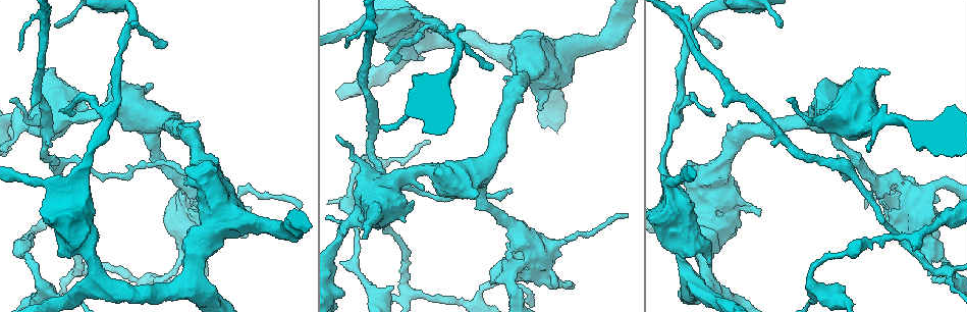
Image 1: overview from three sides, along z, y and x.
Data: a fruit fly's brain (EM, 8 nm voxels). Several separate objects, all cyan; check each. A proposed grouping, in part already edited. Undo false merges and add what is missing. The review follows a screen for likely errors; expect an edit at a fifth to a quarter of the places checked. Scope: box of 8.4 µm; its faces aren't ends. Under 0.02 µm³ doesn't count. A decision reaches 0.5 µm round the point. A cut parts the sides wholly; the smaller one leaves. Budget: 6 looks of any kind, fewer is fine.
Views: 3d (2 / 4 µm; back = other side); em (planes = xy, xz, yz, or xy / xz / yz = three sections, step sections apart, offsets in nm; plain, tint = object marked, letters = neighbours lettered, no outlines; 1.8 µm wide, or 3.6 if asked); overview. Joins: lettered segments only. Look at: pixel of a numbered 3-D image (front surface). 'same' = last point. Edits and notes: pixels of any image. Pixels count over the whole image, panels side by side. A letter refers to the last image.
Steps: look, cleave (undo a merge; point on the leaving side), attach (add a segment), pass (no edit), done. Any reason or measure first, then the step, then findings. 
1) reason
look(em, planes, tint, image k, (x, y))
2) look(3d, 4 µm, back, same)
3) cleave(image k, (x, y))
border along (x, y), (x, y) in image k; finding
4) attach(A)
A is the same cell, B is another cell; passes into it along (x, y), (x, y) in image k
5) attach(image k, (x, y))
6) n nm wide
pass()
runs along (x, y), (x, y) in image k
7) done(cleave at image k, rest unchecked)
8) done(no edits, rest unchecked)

look(3d, 2 µm, image 1, (944, 271))

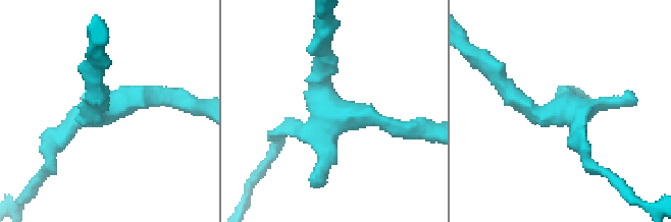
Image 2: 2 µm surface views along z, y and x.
look(em, xy, step 4, tint, image 2, (560, 109))

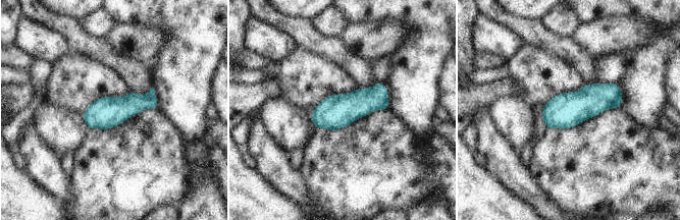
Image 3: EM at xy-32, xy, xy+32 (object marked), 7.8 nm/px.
look(em, xy, step 4, letters, same)

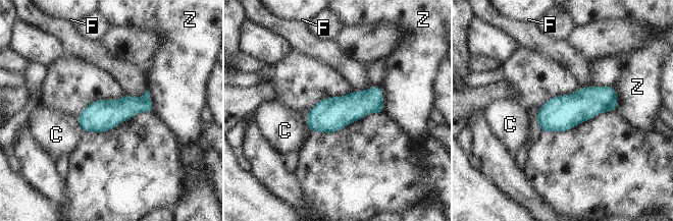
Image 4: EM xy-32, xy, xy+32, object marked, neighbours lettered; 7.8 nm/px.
Z touches over 220 nm
pass()
C, F and Z are other cells; border along (76, 119), (83, 131) in image 4; all the same cell

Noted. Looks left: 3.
touches itself
look(3d, 2 µm, image 1, (886, 226))

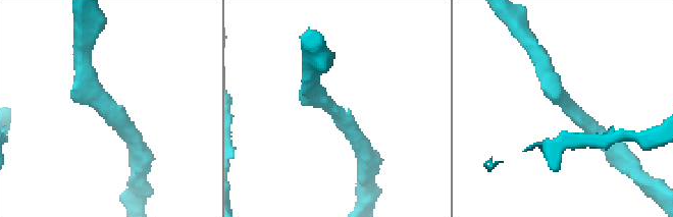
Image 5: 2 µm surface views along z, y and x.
look(em, 3.6 µm, xy, step 16, letters, image 5, (346, 116))

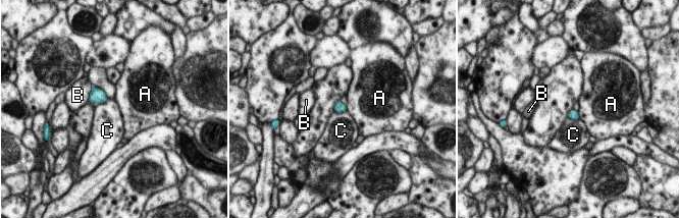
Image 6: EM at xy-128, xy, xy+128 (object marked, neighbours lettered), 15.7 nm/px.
look(em, 3.6 µm, planes, letters, same)

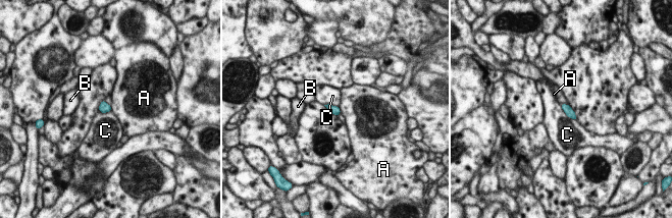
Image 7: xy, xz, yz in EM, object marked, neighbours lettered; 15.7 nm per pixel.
pass()
A, B and C are other cells; border along (560, 104), (563, 111), (576, 120) in image 7; continuous, no second cell

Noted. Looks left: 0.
done(no edits, rest unchecked)

